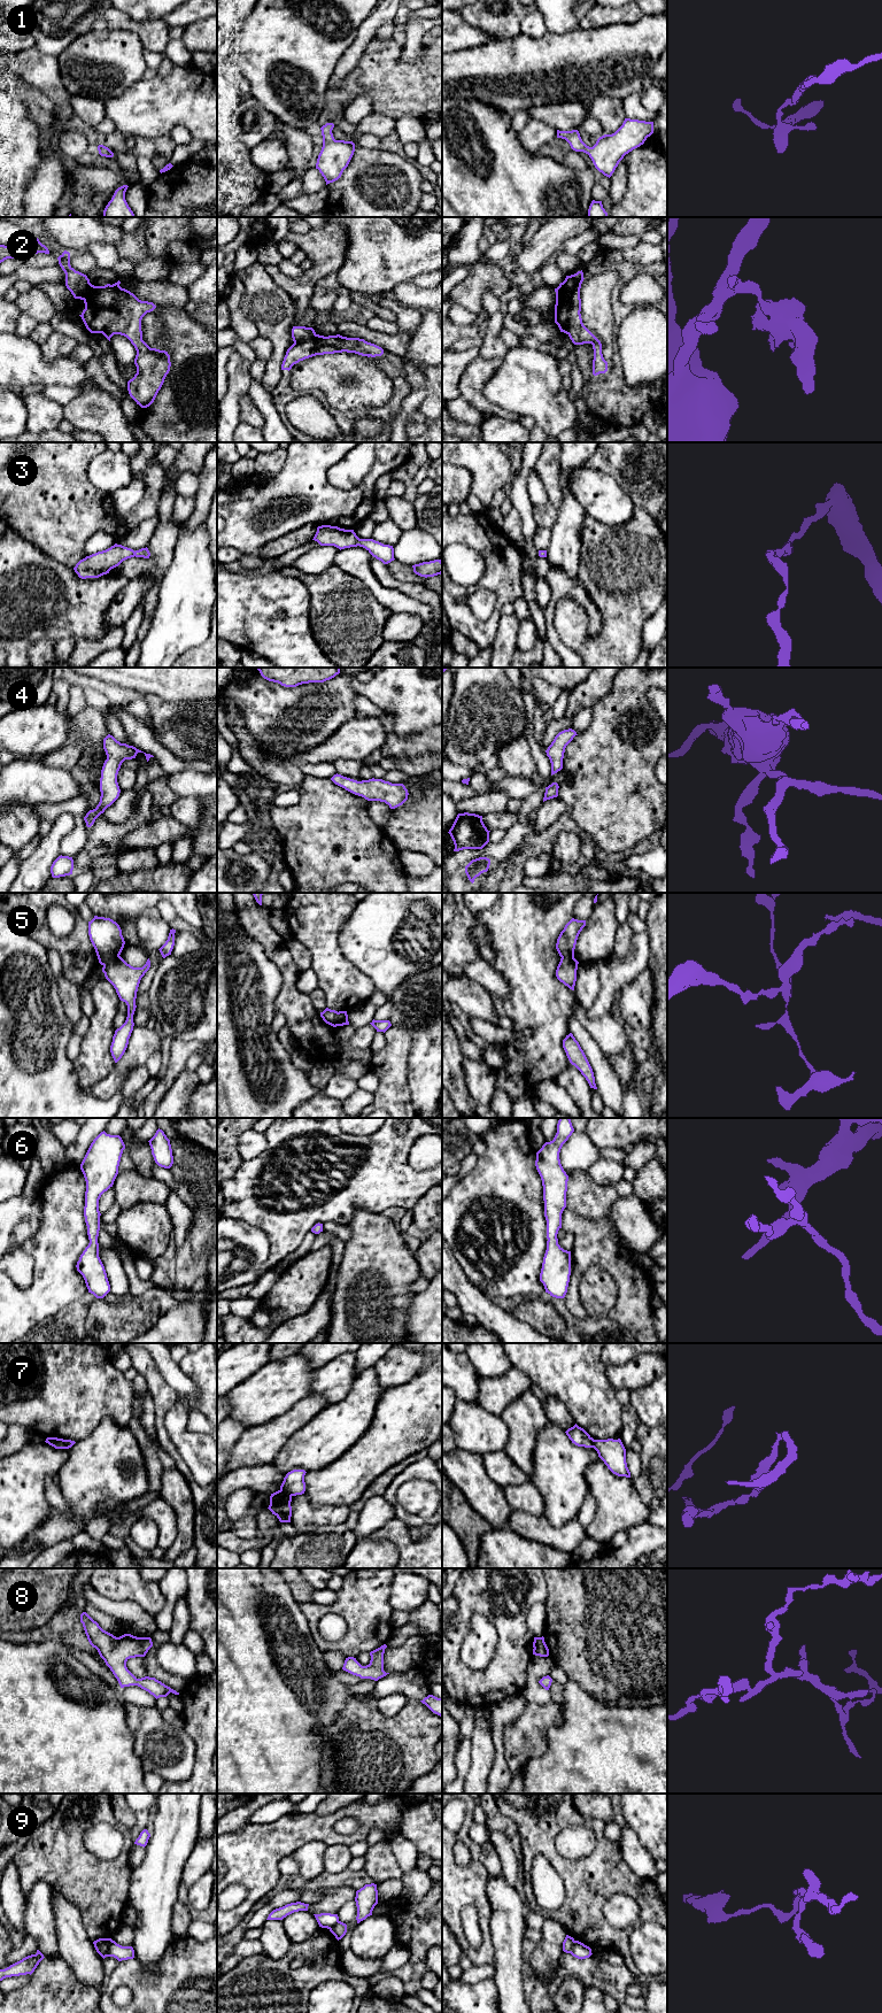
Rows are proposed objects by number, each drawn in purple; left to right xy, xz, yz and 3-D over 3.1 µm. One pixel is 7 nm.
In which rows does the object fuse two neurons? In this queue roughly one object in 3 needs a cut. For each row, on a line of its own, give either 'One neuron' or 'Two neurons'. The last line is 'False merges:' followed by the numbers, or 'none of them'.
1: One neuron
2: Two neurons
3: One neuron
4: One neuron
5: Two neurons
6: One neuron
7: Two neurons
8: One neuron
9: Two neurons
False merges: 2, 5, 7, 9

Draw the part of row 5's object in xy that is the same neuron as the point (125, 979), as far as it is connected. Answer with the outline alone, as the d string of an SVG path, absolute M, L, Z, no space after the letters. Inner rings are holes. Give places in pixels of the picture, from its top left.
M121 956L113 958L102 967L106 979L114 986L121 1001L127 1005L127 1017L125 1023L115 1031L110 1046L111 1056L117 1063L124 1055L129 1039L133 1031L133 1015L136 1011L137 992L141 978L150 967L150 961L147 959L142 967L133 967Z

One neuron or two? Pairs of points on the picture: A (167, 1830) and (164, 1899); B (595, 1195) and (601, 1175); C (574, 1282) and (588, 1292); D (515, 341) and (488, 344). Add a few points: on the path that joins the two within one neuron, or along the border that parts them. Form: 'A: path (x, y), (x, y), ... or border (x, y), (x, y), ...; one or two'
A: path (167, 1848), (164, 1882); one
B: border (587, 1172), (596, 1182), (614, 1187); two
C: border (595, 1263), (580, 1281), (580, 1301), (586, 1311); two
D: border (502, 328), (501, 339), (508, 348); two

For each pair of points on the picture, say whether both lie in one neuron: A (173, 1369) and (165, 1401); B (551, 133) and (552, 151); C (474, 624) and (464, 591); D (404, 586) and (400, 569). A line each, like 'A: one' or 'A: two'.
A: two
B: two
C: one
D: two

